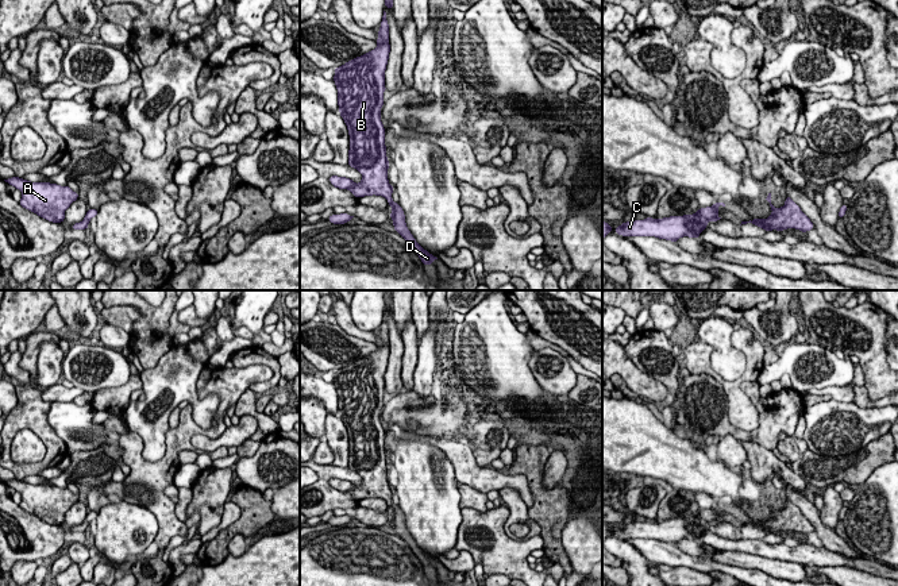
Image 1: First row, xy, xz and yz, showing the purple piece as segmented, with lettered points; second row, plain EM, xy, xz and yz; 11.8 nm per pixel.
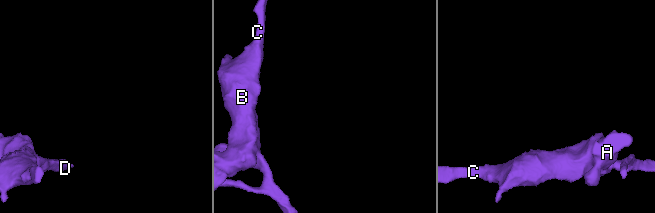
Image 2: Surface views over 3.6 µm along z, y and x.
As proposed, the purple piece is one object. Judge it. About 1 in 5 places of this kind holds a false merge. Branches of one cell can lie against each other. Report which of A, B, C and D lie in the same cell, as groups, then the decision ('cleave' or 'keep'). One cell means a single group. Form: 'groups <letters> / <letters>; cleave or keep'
groups A B C D; keep

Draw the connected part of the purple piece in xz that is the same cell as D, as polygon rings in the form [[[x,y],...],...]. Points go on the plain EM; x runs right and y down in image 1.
[[[384,313],[377,350],[344,367],[335,370],[334,385],[338,392],[339,416],[348,437],[348,466],[362,477],[359,486],[346,479],[331,478],[329,485],[339,491],[348,491],[354,500],[382,498],[392,509],[393,529],[415,552],[423,567],[432,567],[436,559],[424,552],[405,525],[402,510],[393,504],[394,490],[389,486],[385,429],[381,424],[384,408],[385,373],[389,362],[389,327]]]

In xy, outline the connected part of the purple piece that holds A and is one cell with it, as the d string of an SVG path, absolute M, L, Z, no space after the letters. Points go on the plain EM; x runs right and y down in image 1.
M20 479L4 482L22 494L19 506L51 525L62 525L65 513L78 501L68 487L61 489L50 485L31 485Z

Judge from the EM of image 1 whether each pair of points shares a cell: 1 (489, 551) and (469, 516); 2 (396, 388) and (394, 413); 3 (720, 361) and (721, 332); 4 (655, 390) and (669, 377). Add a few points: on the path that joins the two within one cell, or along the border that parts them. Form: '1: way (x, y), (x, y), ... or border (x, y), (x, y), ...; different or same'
1: way (488, 543), (474, 524); same
2: border (404, 390), (394, 396); different
3: way (721, 354), (721, 339); same
4: border (635, 365), (666, 388), (666, 397), (662, 401); different

